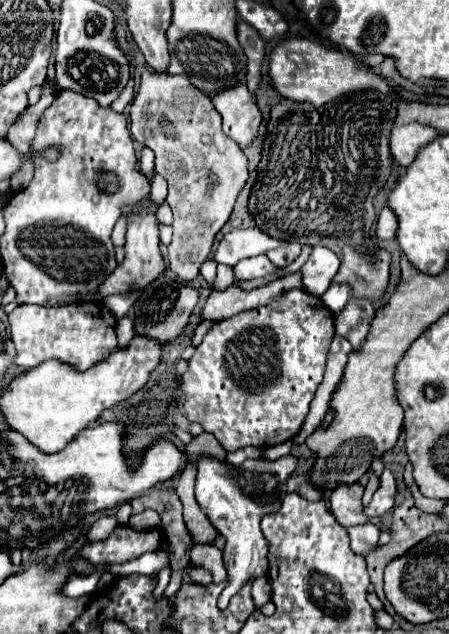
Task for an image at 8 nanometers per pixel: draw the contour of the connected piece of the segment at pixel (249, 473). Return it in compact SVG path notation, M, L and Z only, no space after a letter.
M198 455L192 465L196 467L196 501L226 539L224 565L228 571L228 585L217 602L224 611L230 597L234 597L248 581L264 577L268 571L268 541L260 531L260 521L264 515L280 509L286 481L296 471L298 459L286 455L274 461L258 459L244 461L244 465L230 465L210 455Z

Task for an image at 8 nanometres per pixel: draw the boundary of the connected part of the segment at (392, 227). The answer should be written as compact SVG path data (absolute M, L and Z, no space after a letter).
M384 207L380 217L378 217L378 227L376 227L376 239L392 239L396 235L398 219L392 213L390 207Z

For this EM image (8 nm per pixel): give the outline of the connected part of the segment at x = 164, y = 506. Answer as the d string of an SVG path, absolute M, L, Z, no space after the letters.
M154 487L154 489L148 491L148 493L136 495L136 497L130 501L130 505L132 505L132 515L138 515L138 513L142 513L142 511L146 511L146 509L154 509L154 511L158 511L160 517L162 517L160 529L162 529L162 535L164 535L164 543L166 543L166 547L168 547L170 563L172 563L172 579L170 579L164 595L166 595L168 599L172 599L172 597L178 593L178 589L182 587L182 575L184 575L184 569L186 569L188 563L190 563L190 547L192 547L192 537L190 537L190 533L186 531L184 521L182 521L182 503L180 503L180 499L178 499L178 495L176 495L174 489Z

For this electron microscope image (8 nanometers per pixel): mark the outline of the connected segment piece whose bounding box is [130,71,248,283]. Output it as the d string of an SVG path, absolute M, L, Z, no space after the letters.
M144 71L136 99L130 105L132 137L142 141L156 153L156 171L168 181L168 205L174 211L174 237L168 245L168 268L177 275L180 283L191 283L200 273L202 263L208 259L216 233L230 219L238 193L248 179L248 159L240 147L222 131L220 113L212 107L208 95L192 87L184 75L168 75L156 71Z

